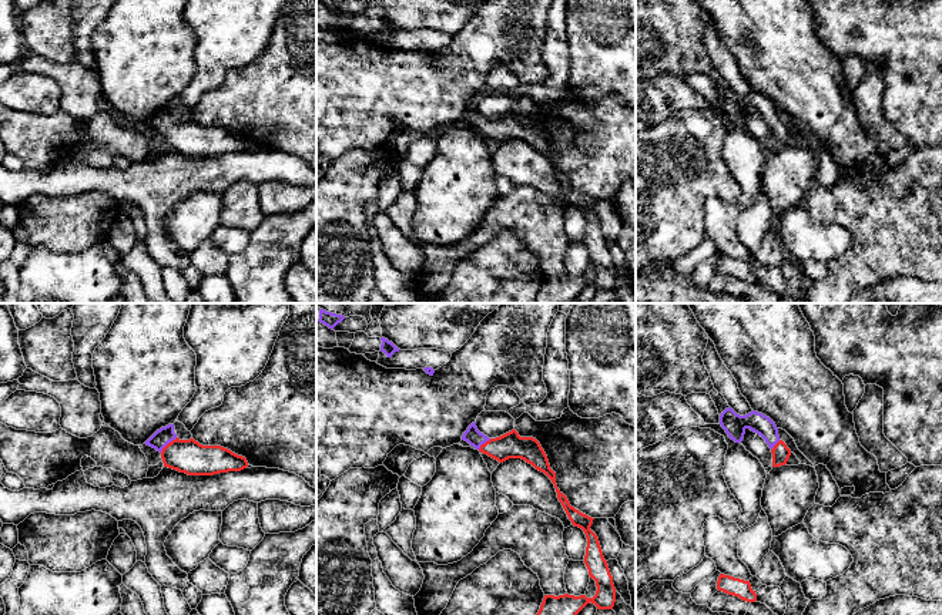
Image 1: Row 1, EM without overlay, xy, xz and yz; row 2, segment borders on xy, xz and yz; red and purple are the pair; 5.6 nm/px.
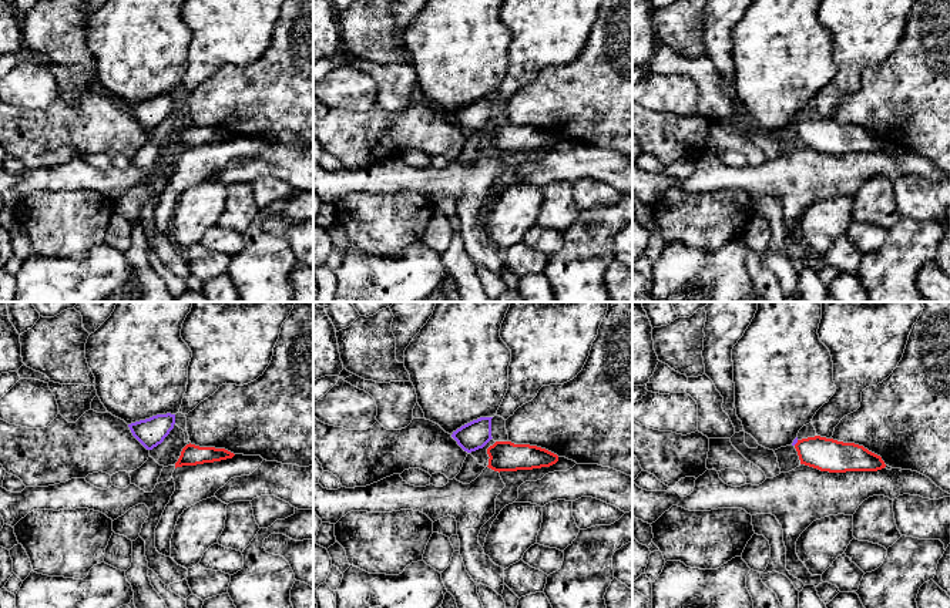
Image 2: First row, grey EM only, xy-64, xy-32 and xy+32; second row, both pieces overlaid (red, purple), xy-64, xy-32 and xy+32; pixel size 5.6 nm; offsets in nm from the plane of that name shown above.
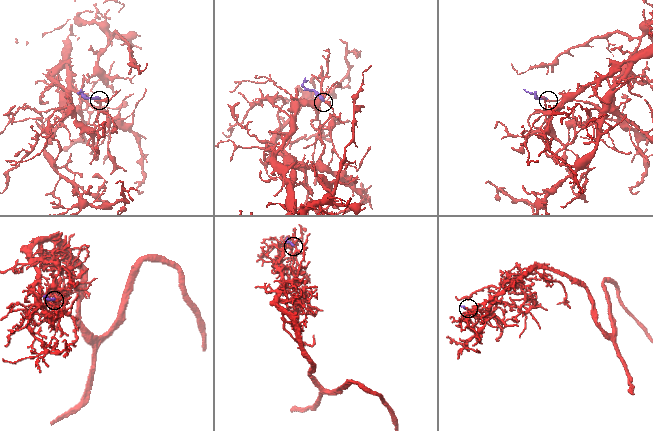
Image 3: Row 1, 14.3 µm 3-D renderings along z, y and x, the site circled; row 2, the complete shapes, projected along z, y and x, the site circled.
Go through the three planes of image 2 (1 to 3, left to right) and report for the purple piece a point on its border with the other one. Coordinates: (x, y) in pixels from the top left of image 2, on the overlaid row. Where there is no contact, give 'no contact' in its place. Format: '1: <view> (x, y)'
1: no contact
2: no contact
3: xy+32 (796, 443)

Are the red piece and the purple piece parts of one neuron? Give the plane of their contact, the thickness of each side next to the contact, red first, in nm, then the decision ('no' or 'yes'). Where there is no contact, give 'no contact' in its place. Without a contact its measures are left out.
meets red in xy; 190 nm thick on the red side, 100 nm on the other; yes

